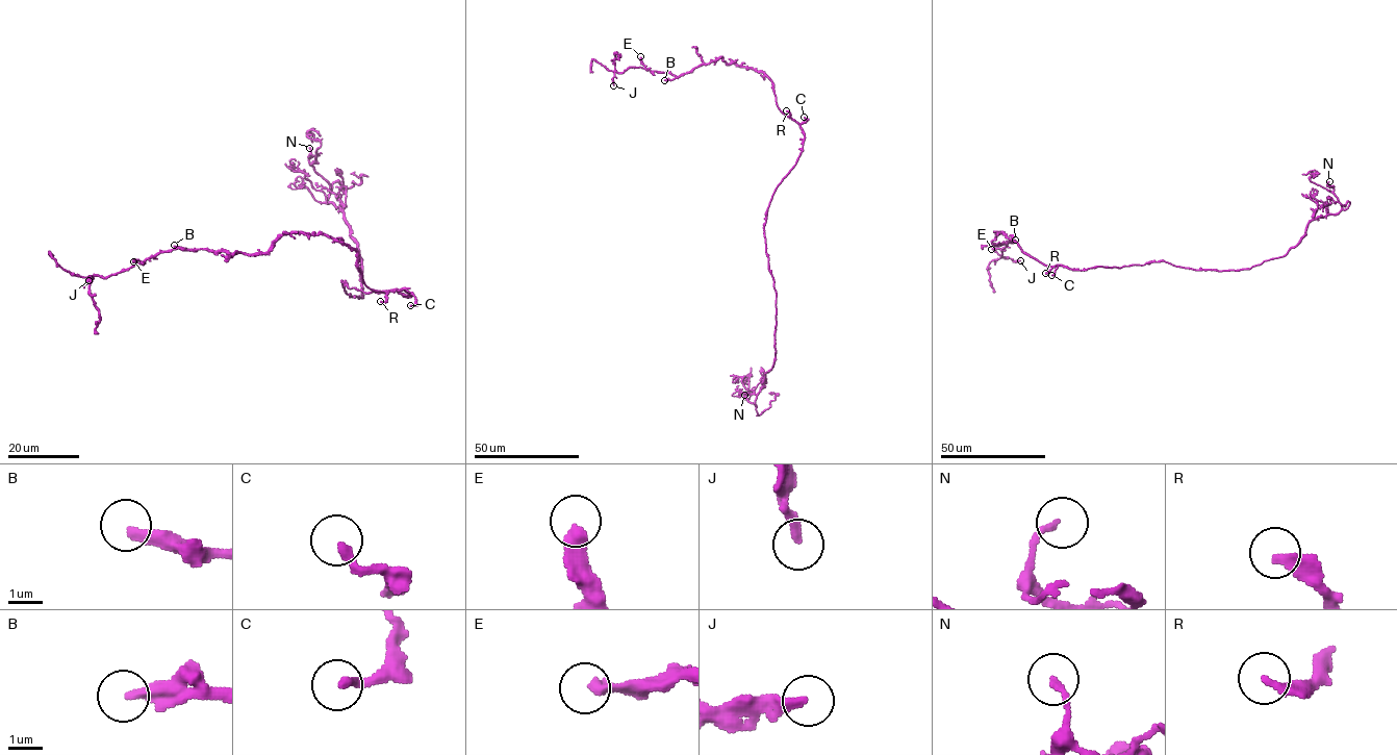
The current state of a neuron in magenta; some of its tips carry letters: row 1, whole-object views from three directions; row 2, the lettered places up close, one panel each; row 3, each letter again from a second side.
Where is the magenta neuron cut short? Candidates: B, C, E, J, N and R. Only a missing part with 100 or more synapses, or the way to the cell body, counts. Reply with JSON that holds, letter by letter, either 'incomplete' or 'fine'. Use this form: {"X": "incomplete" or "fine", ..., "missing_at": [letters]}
{"B": "incomplete", "C": "fine", "E": "fine", "J": "fine", "N": "fine", "R": "fine", "missing_at": ["B"]}

